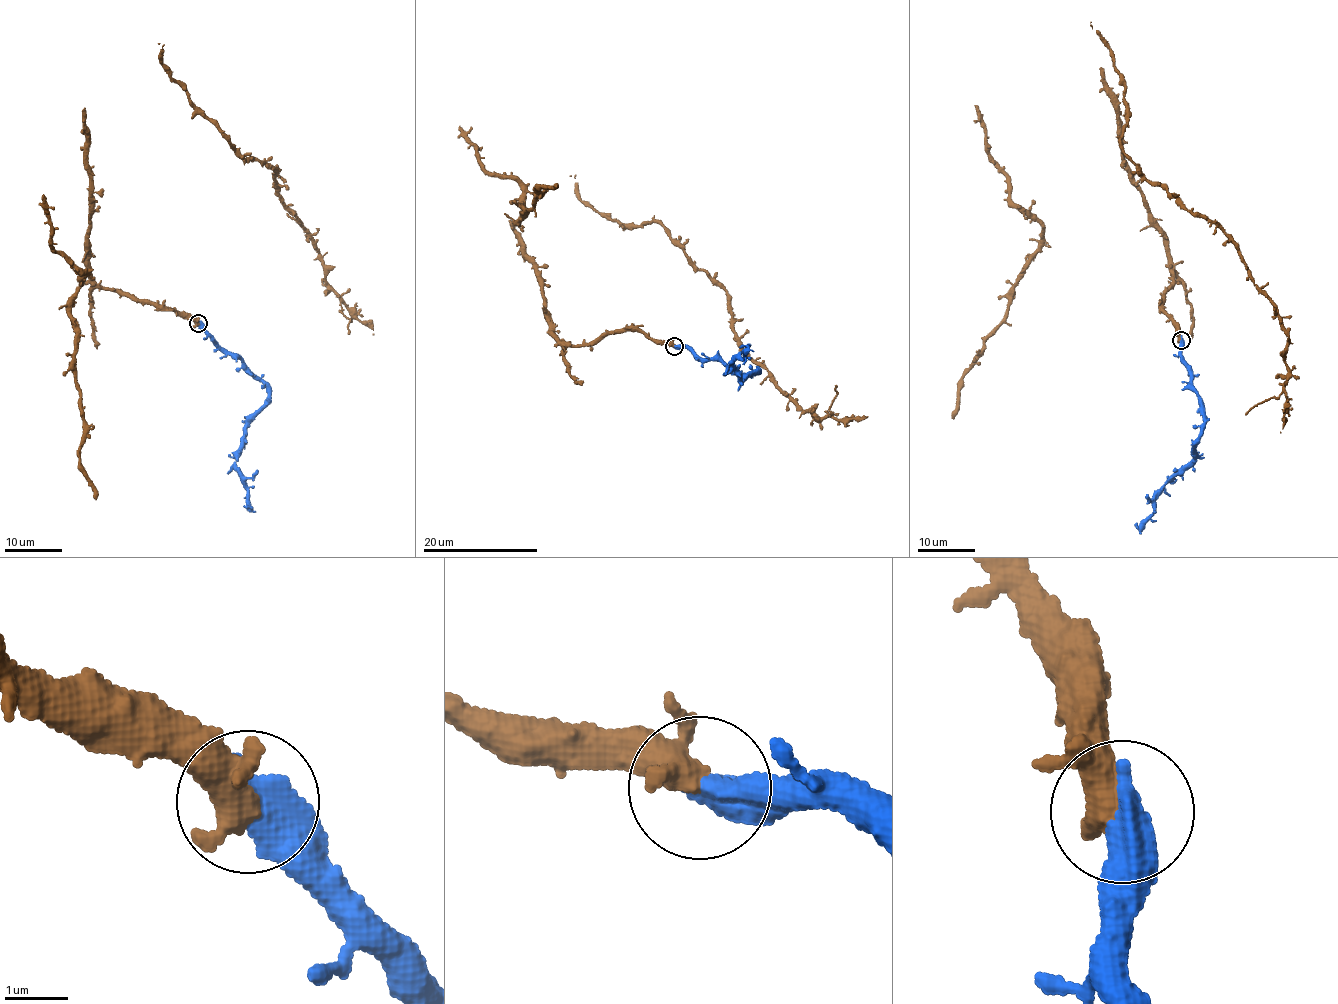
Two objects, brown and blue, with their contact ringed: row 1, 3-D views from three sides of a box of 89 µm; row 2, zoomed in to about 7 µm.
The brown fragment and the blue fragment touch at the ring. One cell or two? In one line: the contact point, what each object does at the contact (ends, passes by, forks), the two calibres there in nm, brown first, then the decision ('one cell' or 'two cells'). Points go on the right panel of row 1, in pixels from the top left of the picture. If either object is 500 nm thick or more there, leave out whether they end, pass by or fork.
place (1181, 340); calibres 400 and 600 nm; one cell

